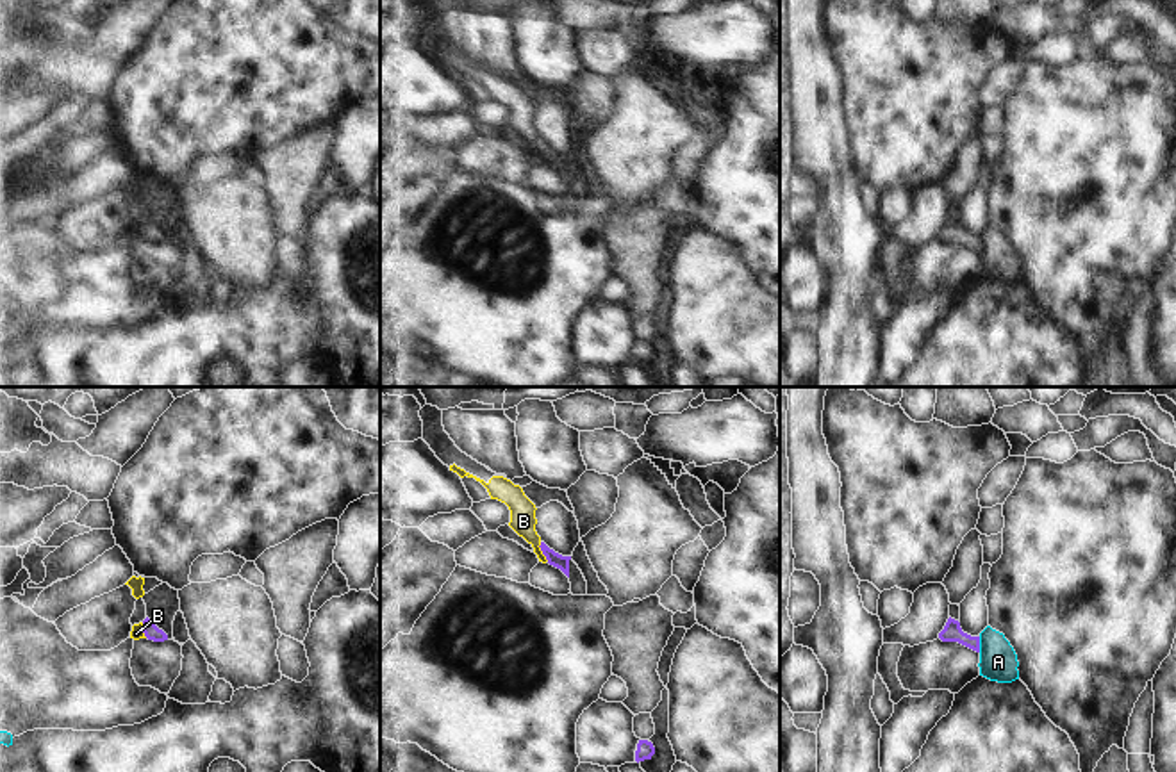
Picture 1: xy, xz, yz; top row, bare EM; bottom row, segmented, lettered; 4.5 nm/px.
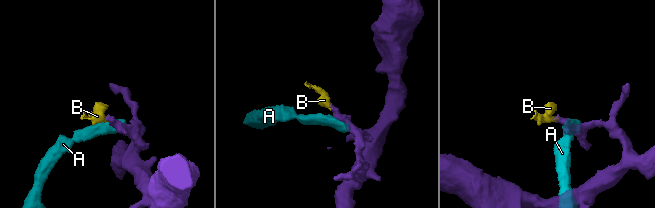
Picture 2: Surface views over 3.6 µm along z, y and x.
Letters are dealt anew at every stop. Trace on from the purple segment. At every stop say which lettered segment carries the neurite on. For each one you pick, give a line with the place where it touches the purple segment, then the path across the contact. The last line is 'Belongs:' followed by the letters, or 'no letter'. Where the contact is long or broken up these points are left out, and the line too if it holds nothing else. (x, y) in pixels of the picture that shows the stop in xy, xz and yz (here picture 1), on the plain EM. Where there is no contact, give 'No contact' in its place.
B: Touches purple at xz (541, 150). Path across: xz (554, 159), (541, 150), (523, 122)
Belongs: B.

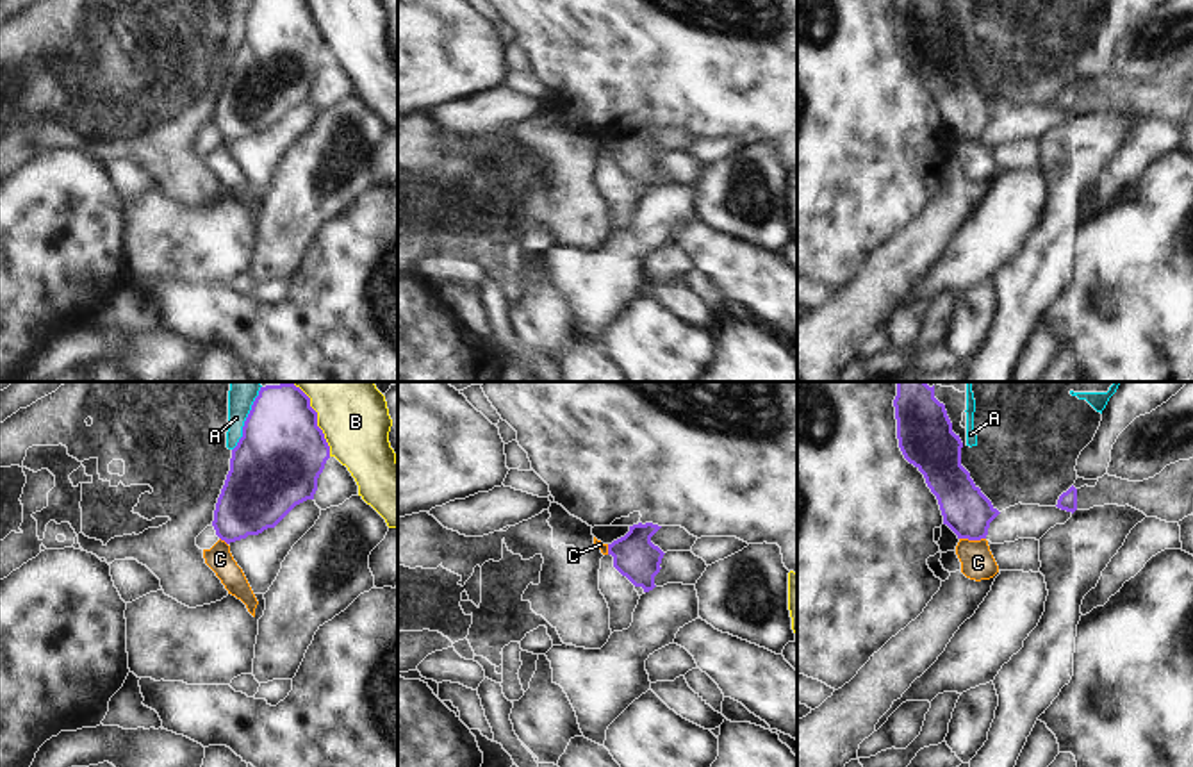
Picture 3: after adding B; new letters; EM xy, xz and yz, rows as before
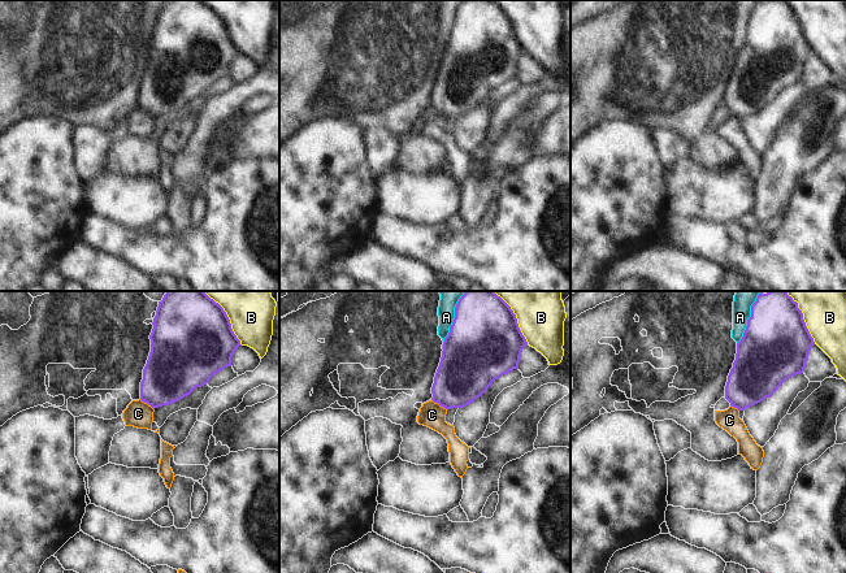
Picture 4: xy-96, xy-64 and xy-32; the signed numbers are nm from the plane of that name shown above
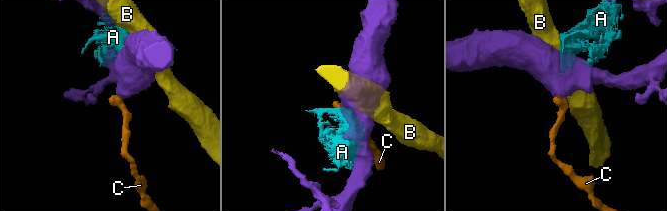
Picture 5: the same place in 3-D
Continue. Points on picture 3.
Belongs: no letter.

